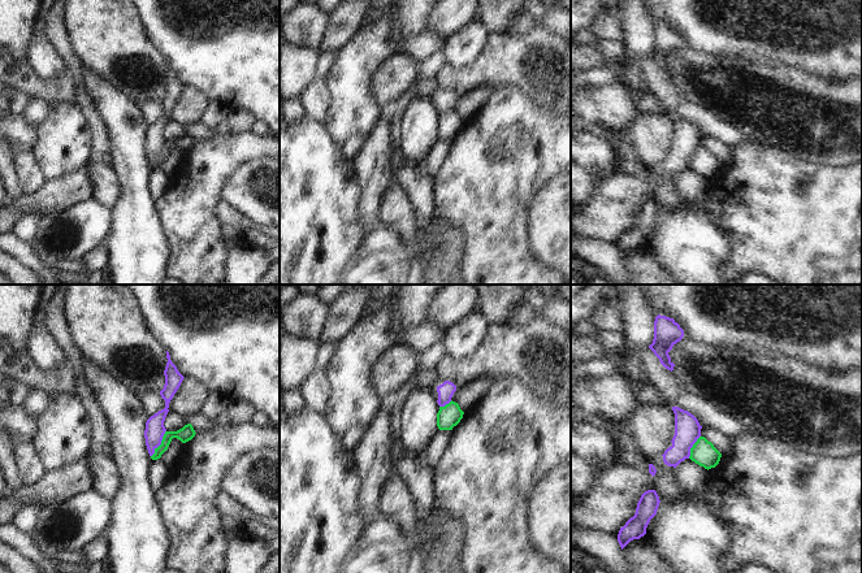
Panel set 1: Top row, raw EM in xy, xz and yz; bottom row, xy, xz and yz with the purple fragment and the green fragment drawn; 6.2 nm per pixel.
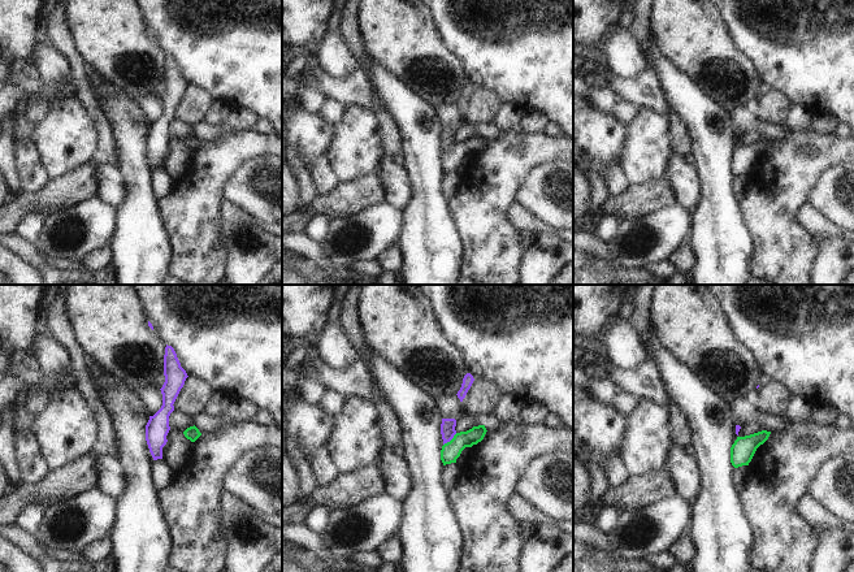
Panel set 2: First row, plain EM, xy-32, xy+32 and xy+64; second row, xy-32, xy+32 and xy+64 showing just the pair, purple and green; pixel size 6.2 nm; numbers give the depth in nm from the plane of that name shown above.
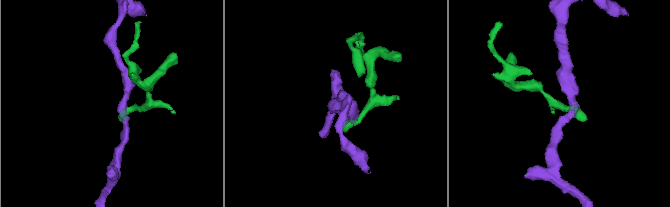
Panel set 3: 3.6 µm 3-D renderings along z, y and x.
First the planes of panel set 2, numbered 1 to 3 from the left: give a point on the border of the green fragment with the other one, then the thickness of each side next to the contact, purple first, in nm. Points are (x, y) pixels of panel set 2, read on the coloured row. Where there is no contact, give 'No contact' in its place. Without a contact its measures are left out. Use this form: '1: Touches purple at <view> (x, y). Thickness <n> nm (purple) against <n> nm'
1: No contact
2: Touches purple at xy+32 (450, 440). Thickness 100 nm (purple) against 120 nm
3: No contact.

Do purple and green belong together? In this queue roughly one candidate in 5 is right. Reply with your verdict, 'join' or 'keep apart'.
keep apart

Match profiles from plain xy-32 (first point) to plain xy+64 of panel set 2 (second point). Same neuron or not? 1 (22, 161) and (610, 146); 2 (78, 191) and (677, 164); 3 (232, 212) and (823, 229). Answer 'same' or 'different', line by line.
1: different
2: different
3: same

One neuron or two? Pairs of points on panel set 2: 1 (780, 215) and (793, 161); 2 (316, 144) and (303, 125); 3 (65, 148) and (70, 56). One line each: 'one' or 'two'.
1: one
2: one
3: two

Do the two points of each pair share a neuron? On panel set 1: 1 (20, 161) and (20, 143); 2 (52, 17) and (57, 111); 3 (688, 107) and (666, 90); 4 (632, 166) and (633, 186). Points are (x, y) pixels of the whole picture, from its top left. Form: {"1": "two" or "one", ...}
{"1": "two", "2": "two", "3": "one", "4": "two"}

